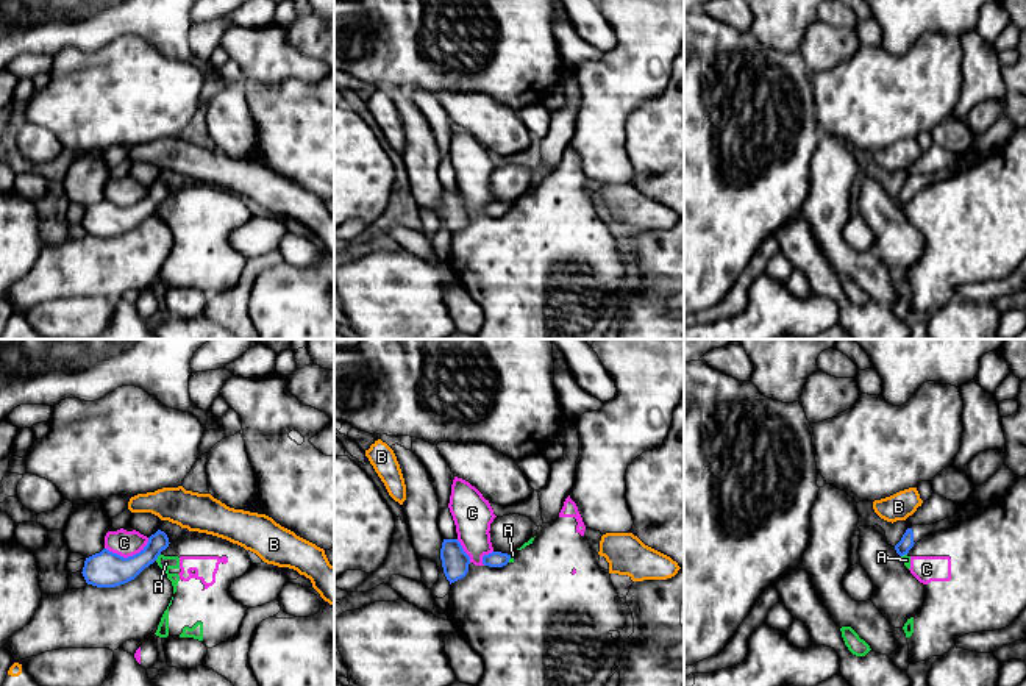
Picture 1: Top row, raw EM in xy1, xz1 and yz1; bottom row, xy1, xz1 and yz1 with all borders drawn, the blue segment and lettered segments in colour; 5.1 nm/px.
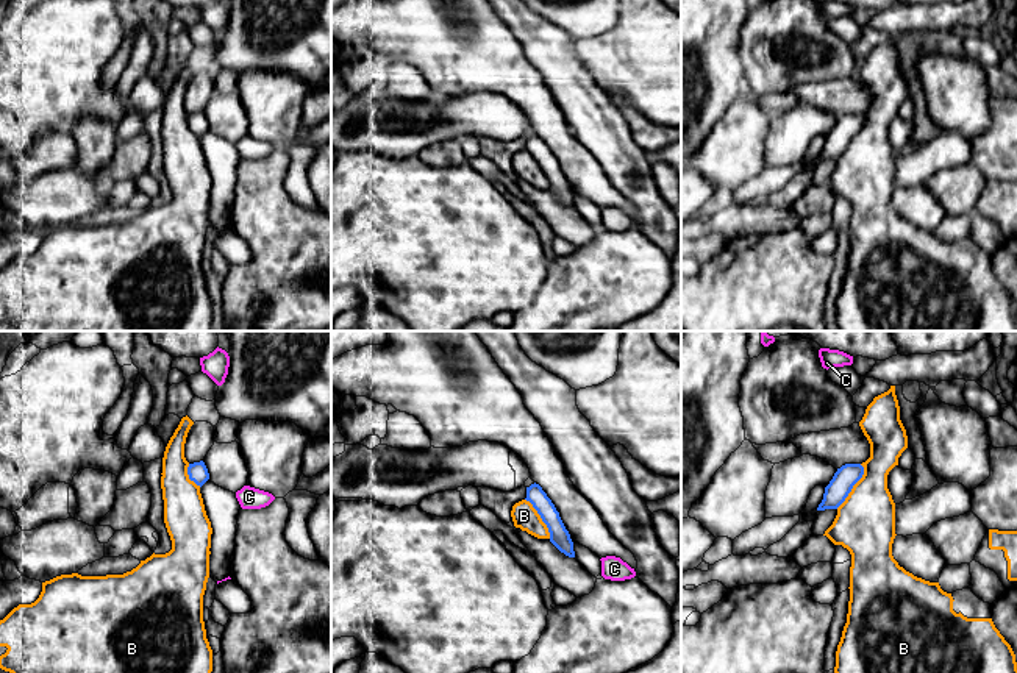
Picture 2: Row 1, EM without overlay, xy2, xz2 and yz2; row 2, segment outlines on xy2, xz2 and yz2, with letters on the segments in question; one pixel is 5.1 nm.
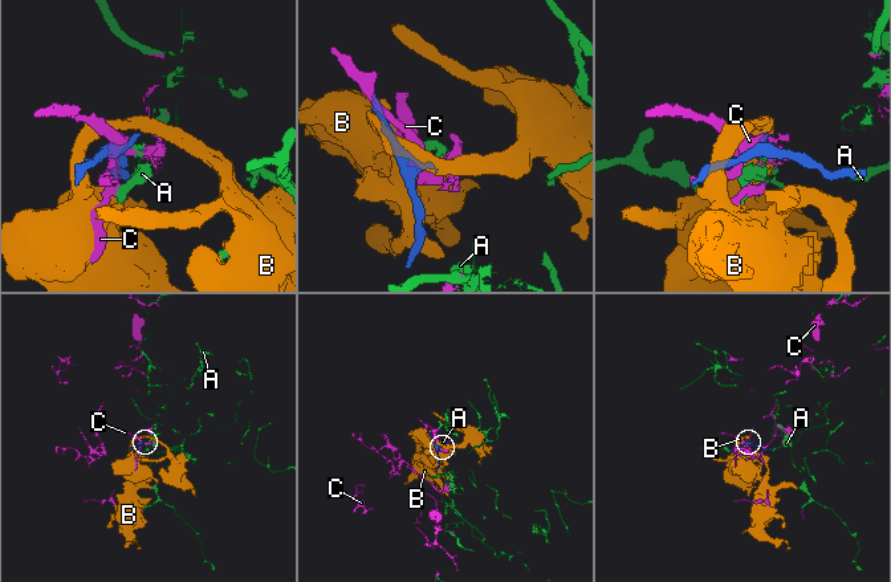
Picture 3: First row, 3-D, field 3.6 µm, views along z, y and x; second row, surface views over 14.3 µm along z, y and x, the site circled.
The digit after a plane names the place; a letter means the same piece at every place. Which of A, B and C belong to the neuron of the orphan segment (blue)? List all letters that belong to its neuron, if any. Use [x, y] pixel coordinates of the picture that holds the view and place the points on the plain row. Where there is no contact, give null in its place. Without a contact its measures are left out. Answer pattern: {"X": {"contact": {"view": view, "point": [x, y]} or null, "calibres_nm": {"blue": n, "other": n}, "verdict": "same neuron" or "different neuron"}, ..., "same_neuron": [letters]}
{"A": {"contact": {"view": "xy1", "point": [158, 205]}, "calibres_nm": {"blue": 160, "other": 70}, "verdict": "different neuron"}, "B": {"contact": {"view": "yz2", "point": [853, 135]}, "calibres_nm": {"blue": 120, "other": 300}, "verdict": "different neuron"}, "C": {"contact": {"view": "xy1", "point": [128, 207]}, "calibres_nm": {"blue": 190, "other": 130}, "verdict": "different neuron"}, "same_neuron": []}

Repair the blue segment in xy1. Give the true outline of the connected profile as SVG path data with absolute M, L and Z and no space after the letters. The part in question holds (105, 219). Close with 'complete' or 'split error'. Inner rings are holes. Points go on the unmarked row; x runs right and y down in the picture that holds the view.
M158 180L148 188L147 195L133 206L123 208L103 198L100 203L86 208L81 223L87 234L97 238L116 238L125 234L153 214L169 194L167 184Z; complete

